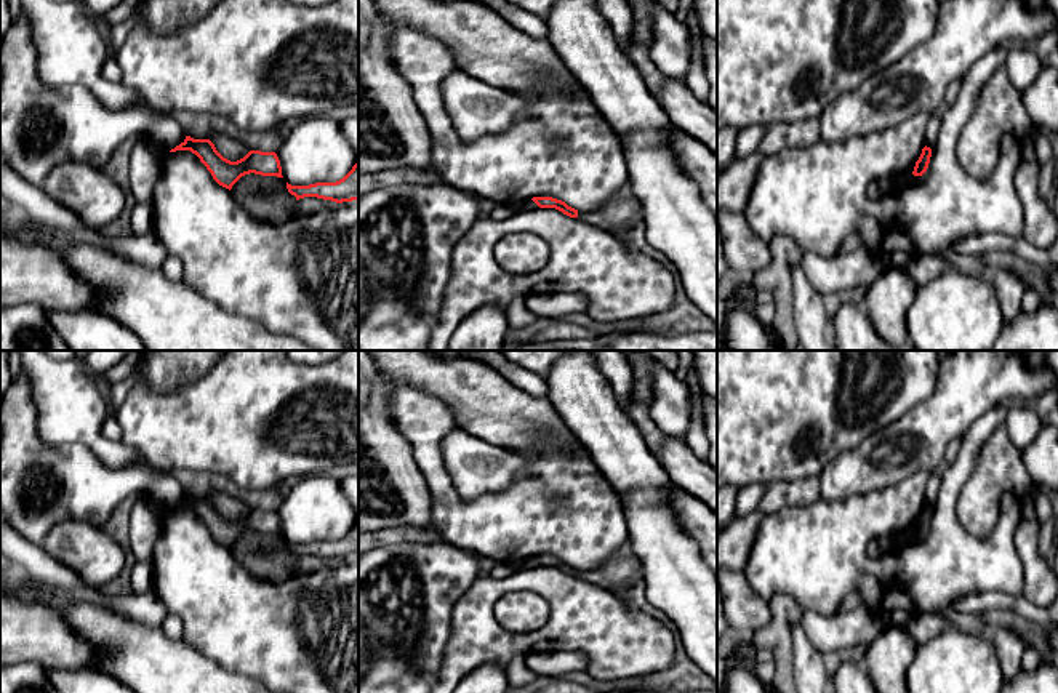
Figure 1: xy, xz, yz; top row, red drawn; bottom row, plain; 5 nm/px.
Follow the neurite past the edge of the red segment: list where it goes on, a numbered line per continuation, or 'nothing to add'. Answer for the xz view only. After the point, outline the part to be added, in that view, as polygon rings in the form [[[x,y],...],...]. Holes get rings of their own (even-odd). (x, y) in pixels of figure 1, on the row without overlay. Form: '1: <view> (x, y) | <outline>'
nothing to add

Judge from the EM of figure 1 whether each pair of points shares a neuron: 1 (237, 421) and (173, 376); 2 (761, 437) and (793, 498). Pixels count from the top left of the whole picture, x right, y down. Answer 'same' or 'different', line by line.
1: different
2: different

